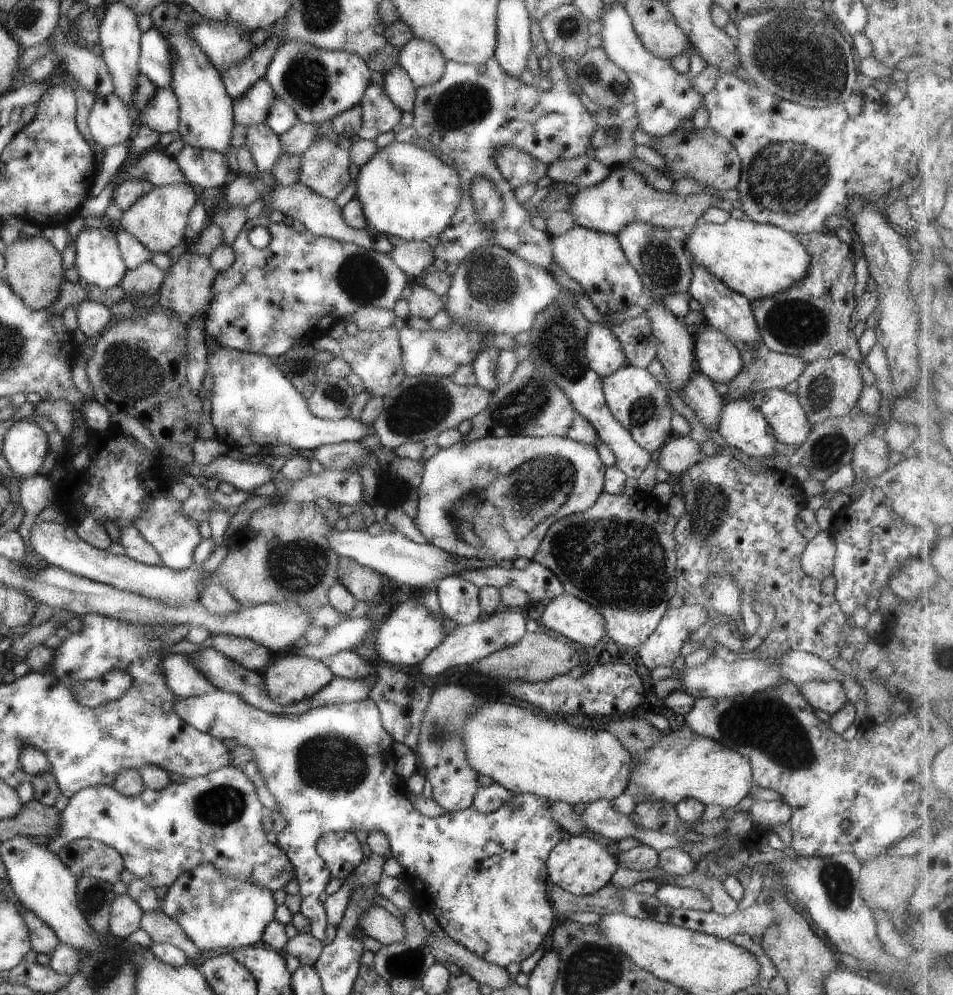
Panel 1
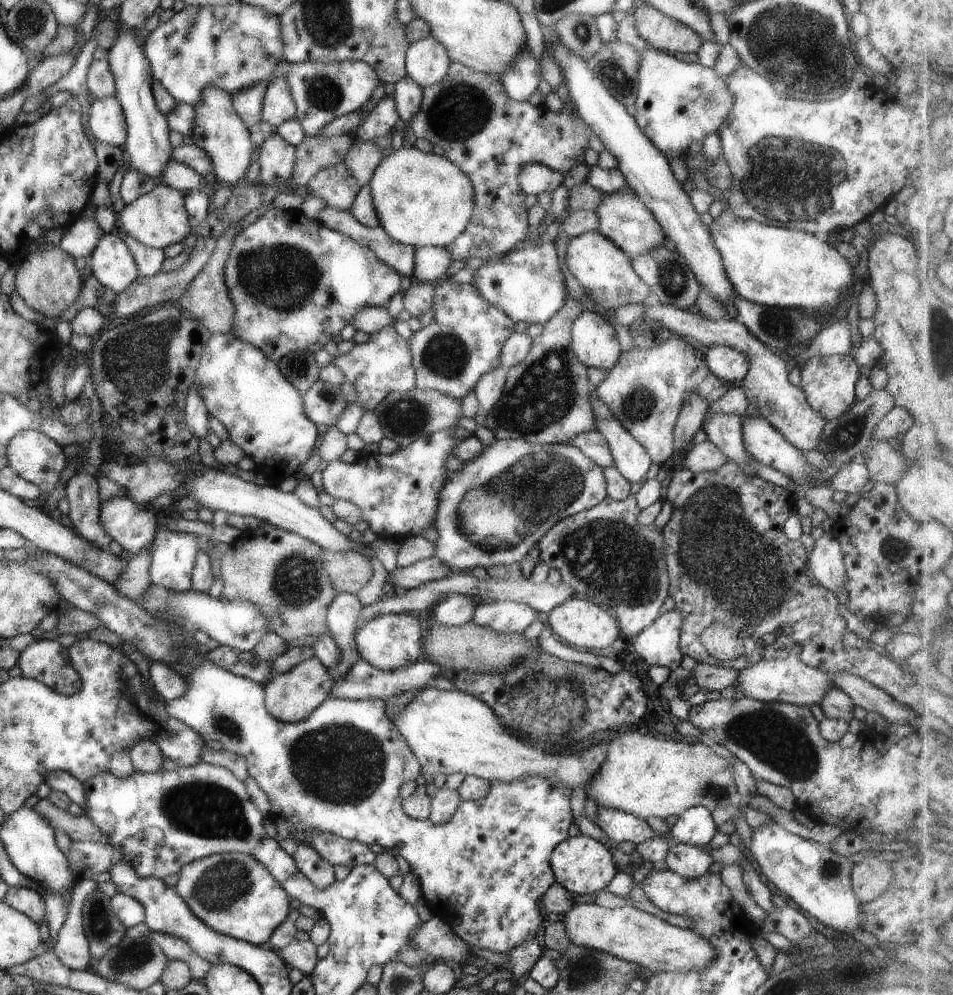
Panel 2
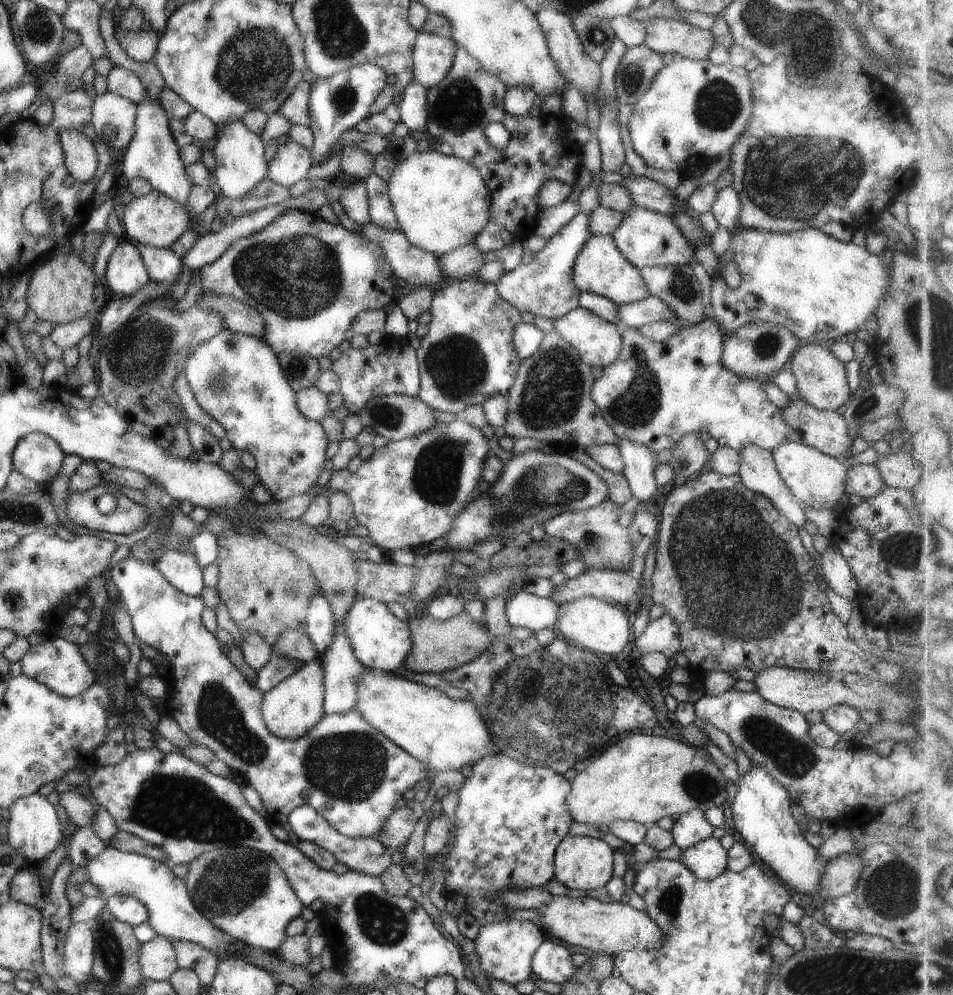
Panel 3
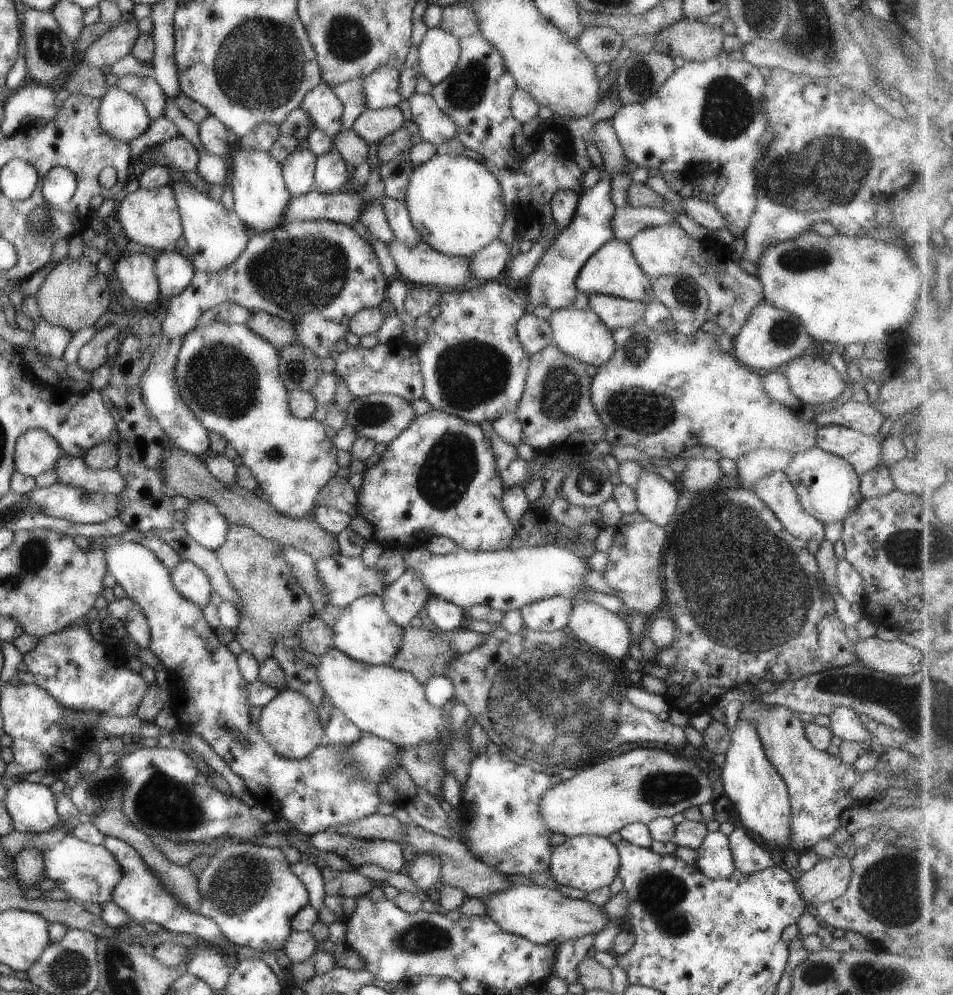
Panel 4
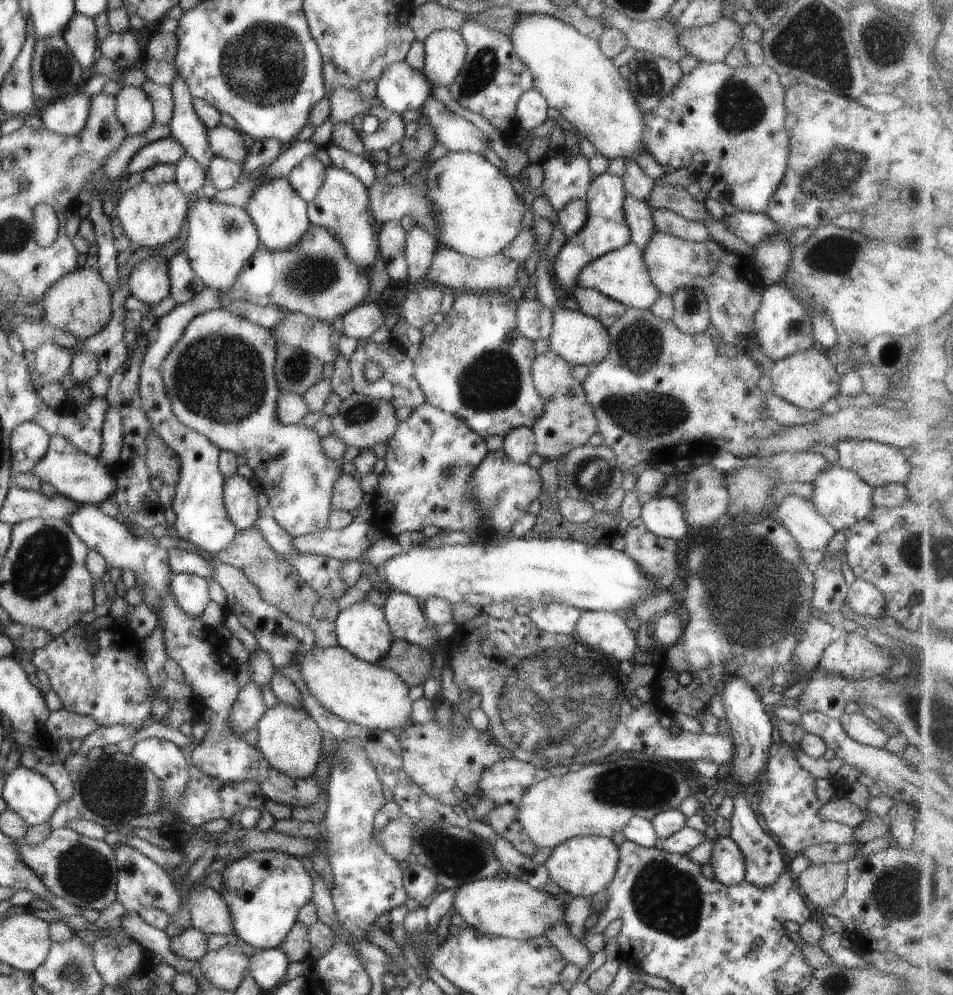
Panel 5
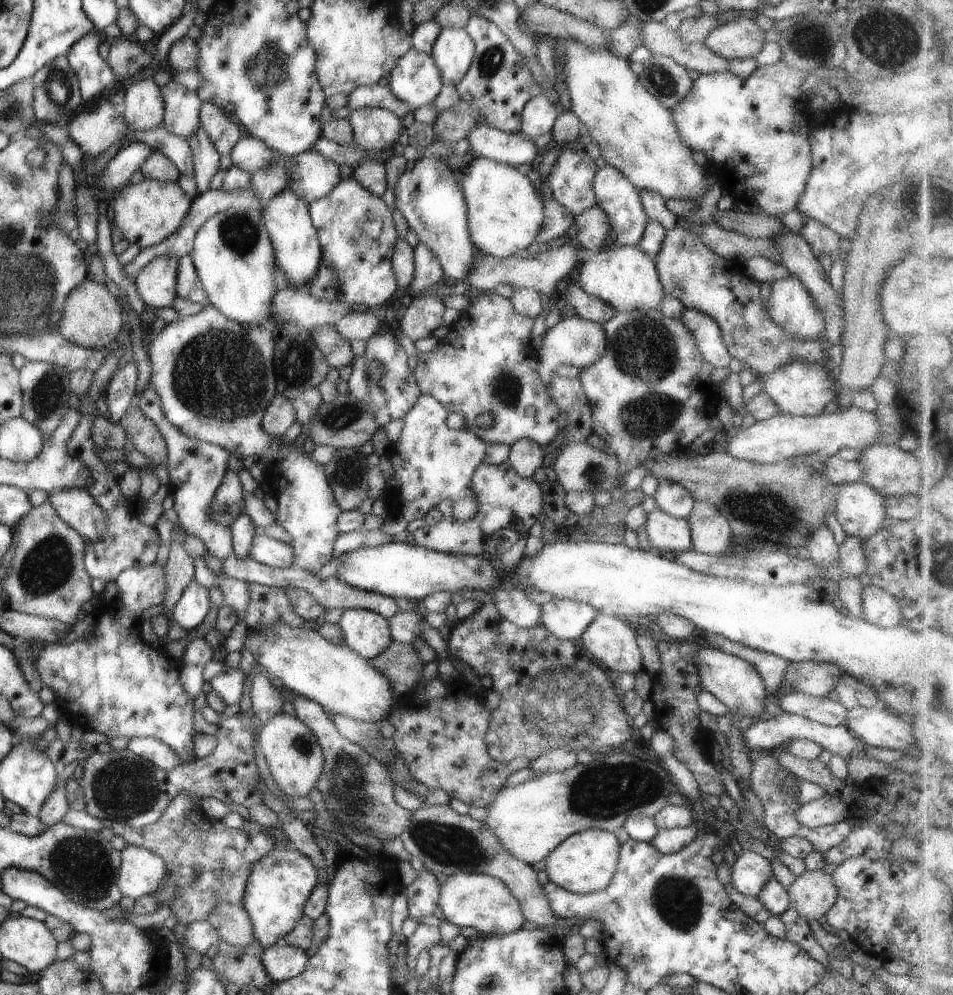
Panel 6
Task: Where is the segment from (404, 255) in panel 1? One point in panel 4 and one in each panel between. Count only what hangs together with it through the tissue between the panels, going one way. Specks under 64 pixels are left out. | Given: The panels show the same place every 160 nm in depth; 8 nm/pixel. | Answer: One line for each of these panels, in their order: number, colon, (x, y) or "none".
2: (430, 262)
3: (464, 261)
4: (487, 264)

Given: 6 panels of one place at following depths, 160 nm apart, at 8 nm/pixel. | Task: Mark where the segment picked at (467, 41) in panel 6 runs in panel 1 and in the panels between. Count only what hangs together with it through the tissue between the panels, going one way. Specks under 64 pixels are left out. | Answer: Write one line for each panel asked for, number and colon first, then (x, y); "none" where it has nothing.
1: (422, 60)
2: (427, 62)
3: (432, 55)
4: (439, 51)
5: (445, 51)

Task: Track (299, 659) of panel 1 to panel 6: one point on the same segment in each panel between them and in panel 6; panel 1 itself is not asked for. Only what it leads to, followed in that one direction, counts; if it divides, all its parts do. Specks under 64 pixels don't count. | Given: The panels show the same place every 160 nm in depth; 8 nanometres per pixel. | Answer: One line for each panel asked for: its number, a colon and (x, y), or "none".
2: (291, 696)
3: (290, 709)
4: (289, 722)
5: (291, 741)
6: (295, 759)

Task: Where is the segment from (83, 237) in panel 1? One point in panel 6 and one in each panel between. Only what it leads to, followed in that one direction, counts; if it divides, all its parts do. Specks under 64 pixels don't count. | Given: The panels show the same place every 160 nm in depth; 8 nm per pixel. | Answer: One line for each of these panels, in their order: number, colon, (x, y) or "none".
2: (111, 262)
3: (125, 273)
4: (135, 273)
5: (149, 281)
6: (156, 283)

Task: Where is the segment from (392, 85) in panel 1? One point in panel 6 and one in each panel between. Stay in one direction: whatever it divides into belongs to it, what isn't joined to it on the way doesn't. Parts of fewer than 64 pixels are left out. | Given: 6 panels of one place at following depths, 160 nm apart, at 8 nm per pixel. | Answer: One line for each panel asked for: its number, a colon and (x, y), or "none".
2: (408, 95)
3: (413, 108)
4: (434, 126)
5: (457, 134)
6: (486, 141)

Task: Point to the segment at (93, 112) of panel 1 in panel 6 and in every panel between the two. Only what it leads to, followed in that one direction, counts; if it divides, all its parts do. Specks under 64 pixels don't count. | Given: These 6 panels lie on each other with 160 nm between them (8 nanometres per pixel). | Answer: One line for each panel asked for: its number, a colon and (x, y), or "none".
2: (107, 123)
3: (113, 117)
4: (122, 116)
5: (134, 109)
6: (143, 108)

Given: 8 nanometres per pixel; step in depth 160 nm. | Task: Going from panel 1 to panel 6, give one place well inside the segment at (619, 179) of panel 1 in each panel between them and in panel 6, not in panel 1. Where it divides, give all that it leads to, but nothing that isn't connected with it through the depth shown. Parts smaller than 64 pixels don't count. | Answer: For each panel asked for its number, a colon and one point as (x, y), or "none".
2: (623, 218)
3: (645, 237)
4: (660, 250)
5: (733, 289)
6: (688, 270)

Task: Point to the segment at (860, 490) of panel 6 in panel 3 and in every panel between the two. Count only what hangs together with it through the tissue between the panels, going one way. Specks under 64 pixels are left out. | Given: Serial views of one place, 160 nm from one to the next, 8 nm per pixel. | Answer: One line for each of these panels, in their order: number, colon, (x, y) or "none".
3: (817, 480)
4: (827, 486)
5: (840, 496)

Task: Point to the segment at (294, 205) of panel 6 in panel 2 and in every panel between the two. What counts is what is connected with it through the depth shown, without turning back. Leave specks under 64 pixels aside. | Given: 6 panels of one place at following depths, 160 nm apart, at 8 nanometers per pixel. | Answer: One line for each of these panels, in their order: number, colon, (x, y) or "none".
2: (226, 139)
3: (239, 153)
4: (260, 195)
5: (281, 216)

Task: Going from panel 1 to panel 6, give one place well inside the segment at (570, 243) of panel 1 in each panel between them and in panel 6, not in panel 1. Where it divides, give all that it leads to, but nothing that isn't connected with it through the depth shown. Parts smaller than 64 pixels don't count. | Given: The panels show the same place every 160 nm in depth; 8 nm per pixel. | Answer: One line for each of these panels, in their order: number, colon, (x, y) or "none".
2: (602, 268)
3: (600, 268)
4: (612, 270)
5: (621, 275)
6: (626, 278)

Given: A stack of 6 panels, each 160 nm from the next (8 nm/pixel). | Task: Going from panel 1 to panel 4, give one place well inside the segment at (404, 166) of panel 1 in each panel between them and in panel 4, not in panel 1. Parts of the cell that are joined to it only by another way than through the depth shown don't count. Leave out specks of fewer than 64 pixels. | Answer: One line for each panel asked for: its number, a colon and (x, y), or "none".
2: (422, 199)
3: (441, 202)
4: (454, 202)

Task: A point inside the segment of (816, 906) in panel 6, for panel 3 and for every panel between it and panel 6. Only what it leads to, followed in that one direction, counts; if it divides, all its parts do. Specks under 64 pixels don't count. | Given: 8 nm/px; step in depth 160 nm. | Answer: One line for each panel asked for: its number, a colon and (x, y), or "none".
3: (842, 873)
4: (826, 881)
5: (822, 885)

